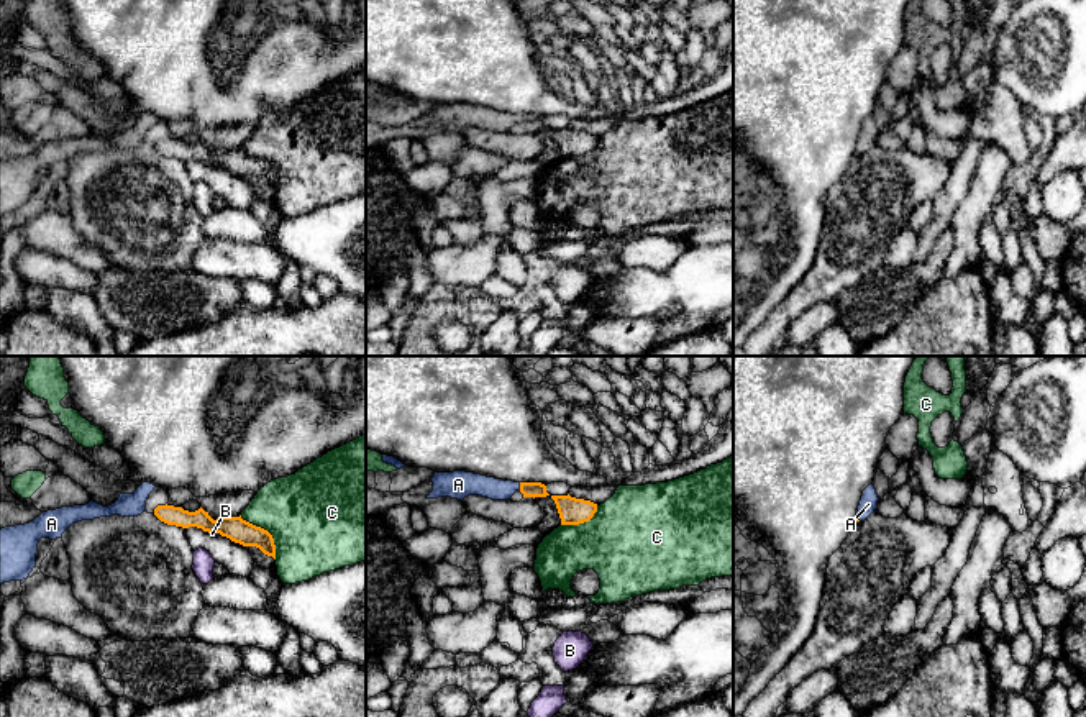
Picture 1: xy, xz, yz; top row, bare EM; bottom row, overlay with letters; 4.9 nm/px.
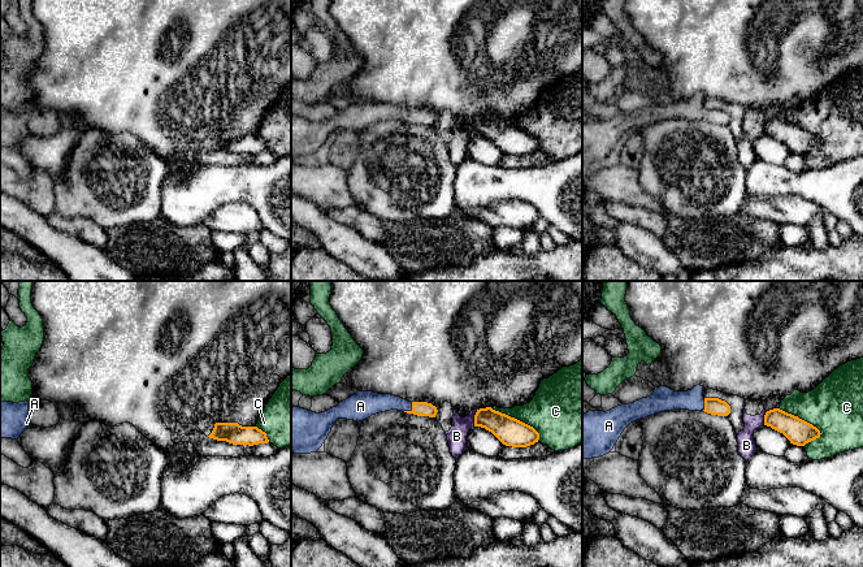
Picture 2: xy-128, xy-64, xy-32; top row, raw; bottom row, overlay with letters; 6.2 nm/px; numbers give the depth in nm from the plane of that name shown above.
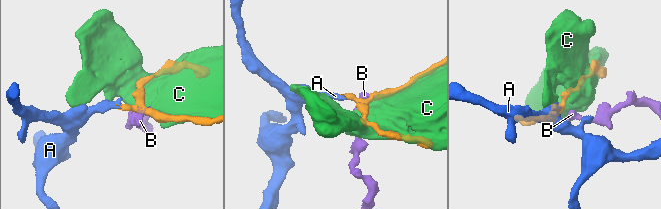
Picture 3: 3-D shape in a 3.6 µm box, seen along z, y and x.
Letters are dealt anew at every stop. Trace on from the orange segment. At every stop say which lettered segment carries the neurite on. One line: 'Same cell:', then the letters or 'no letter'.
Same cell: A

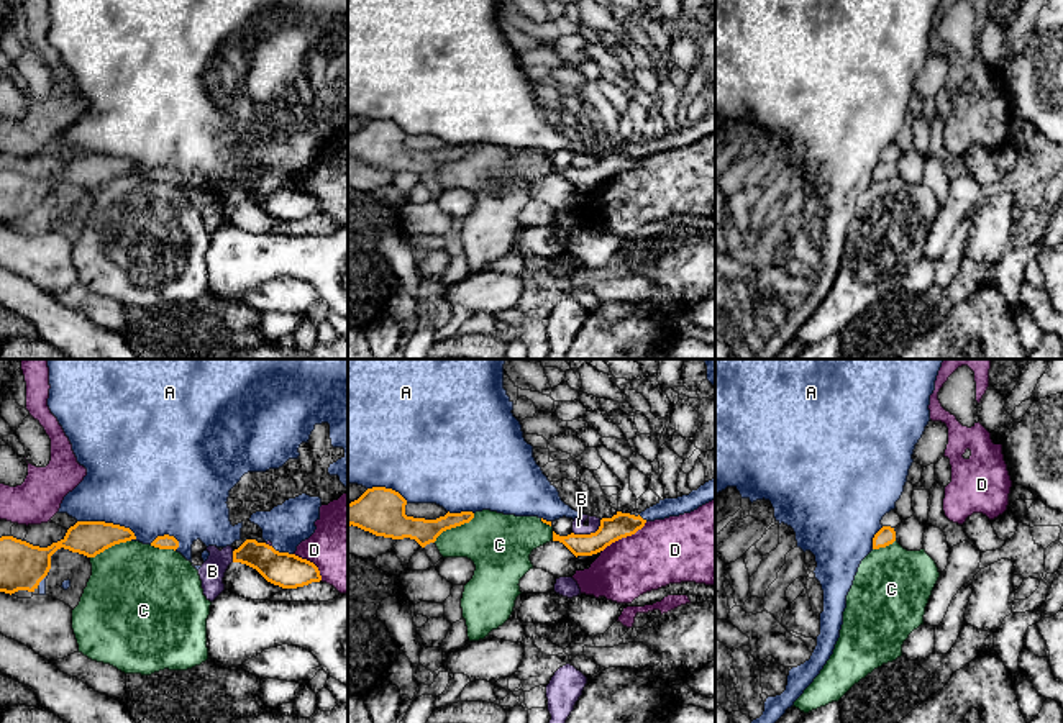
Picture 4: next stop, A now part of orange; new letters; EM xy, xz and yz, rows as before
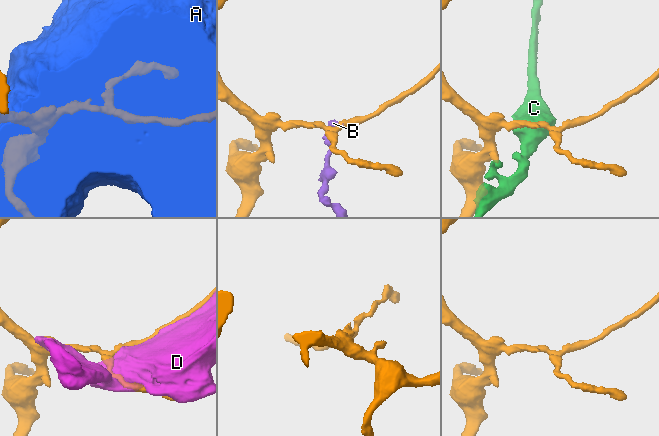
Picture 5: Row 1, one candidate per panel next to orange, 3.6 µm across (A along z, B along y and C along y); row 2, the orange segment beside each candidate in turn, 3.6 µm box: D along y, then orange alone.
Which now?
Same cell: no letter

